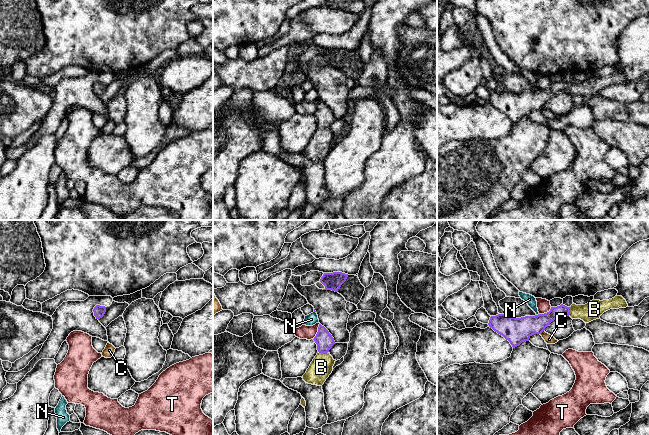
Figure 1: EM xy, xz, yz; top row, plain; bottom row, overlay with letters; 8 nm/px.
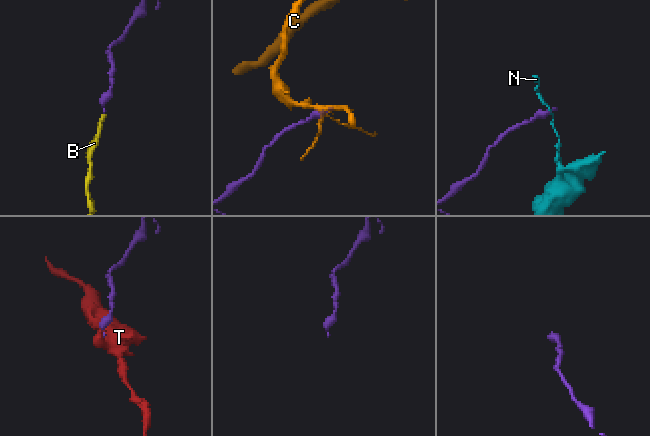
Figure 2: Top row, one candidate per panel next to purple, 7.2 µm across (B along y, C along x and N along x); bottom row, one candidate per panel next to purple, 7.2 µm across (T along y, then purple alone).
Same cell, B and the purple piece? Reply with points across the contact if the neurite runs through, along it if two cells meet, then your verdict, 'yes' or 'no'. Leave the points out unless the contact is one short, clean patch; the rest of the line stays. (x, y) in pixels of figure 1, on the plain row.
yes

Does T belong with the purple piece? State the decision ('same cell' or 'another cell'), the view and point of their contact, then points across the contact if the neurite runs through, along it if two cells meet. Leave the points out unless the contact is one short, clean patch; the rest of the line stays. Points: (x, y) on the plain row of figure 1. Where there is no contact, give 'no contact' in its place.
another cell | xz (318, 107) | along xz (319, 99), (317, 109), (313, 115)

